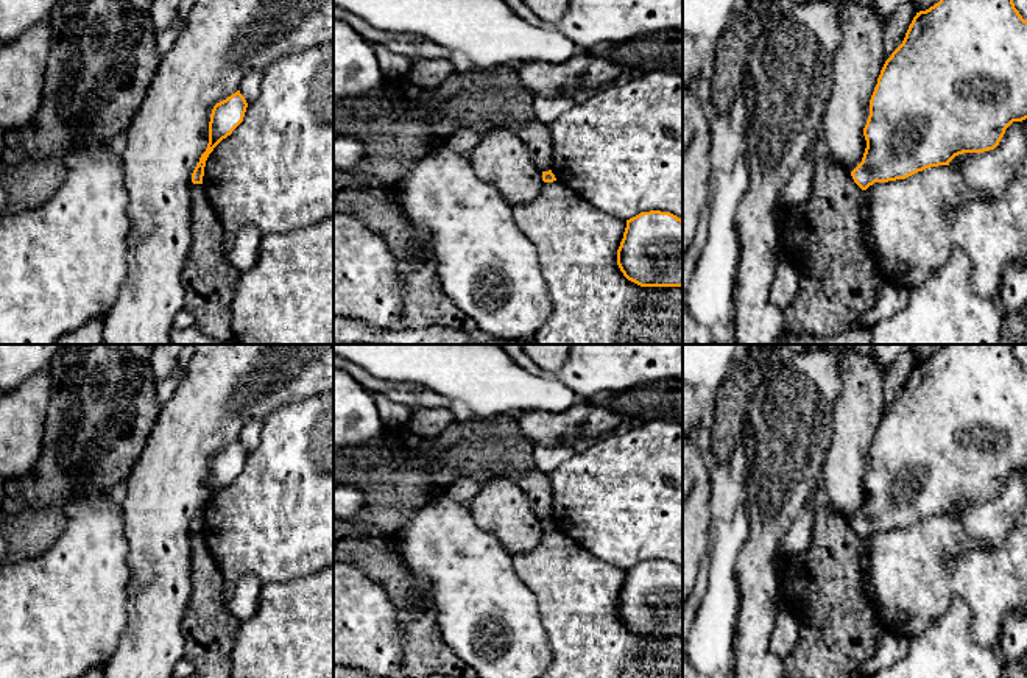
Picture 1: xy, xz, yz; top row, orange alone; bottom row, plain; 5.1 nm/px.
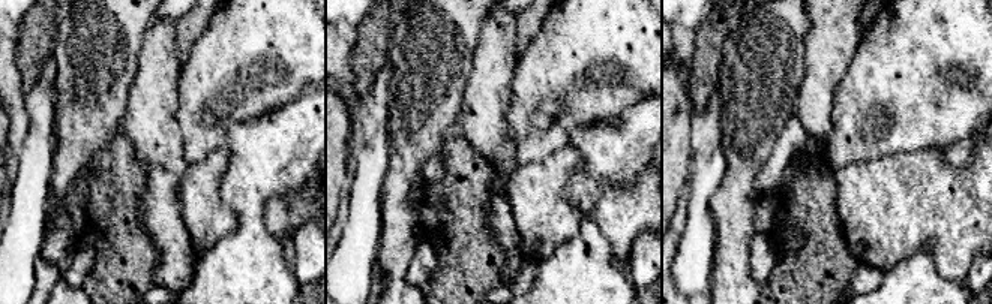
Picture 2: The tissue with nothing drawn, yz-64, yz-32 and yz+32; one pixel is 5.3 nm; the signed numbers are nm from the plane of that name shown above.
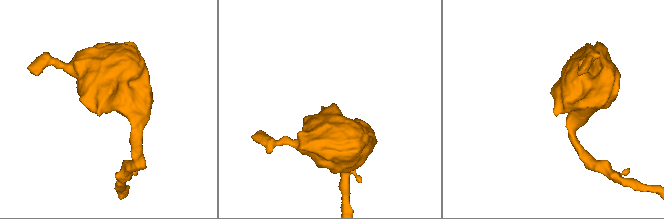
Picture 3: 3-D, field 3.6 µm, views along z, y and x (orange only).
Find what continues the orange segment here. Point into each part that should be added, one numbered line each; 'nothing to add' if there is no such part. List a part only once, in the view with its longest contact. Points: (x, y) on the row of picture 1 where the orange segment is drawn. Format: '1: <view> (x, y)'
nothing to add

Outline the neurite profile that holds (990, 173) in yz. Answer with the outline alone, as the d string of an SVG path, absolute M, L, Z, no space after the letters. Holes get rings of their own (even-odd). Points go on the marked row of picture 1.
M1027 118L1013 122L994 150L958 154L948 167L954 168L969 189L997 198L1015 179L1025 157Z

